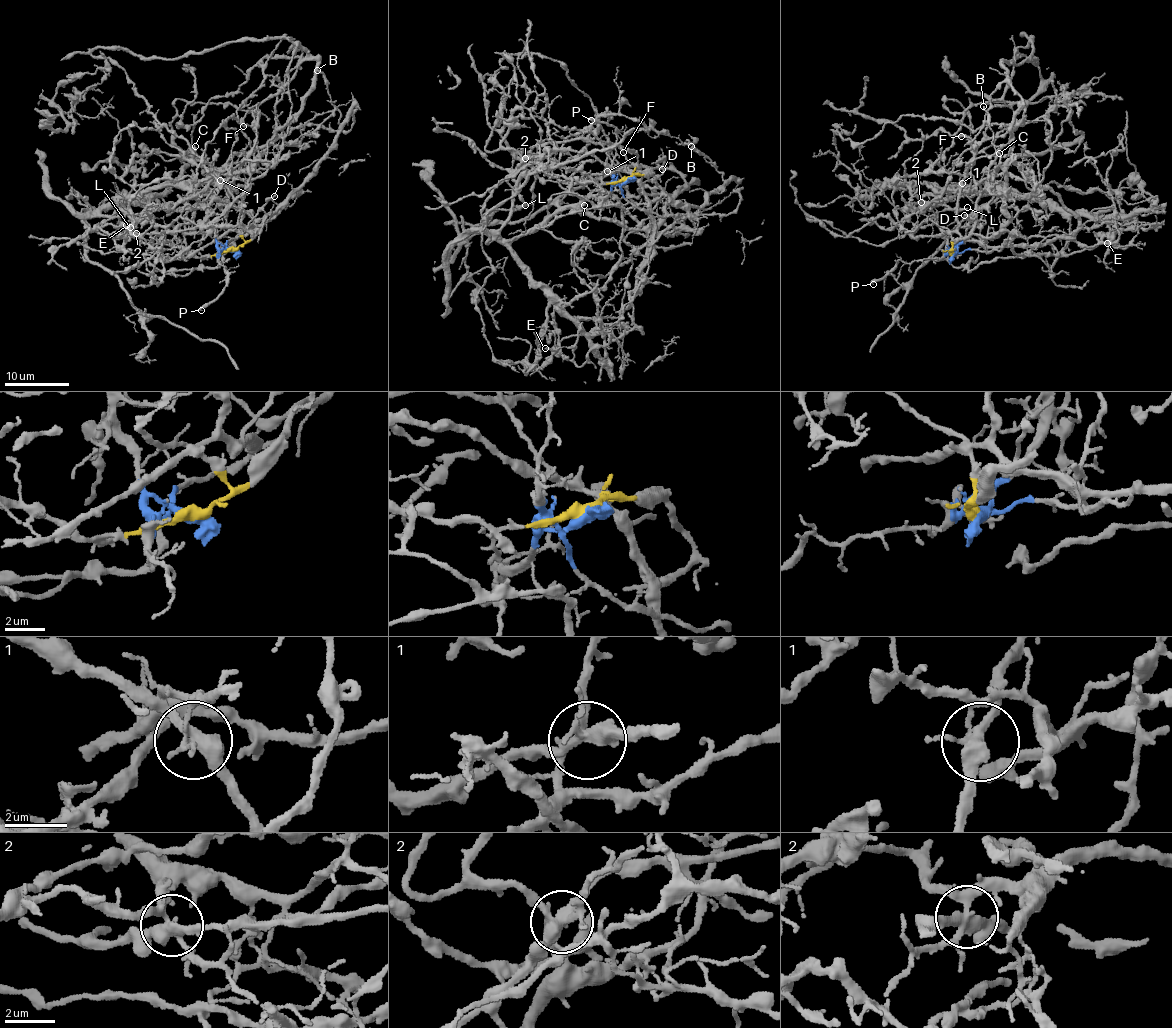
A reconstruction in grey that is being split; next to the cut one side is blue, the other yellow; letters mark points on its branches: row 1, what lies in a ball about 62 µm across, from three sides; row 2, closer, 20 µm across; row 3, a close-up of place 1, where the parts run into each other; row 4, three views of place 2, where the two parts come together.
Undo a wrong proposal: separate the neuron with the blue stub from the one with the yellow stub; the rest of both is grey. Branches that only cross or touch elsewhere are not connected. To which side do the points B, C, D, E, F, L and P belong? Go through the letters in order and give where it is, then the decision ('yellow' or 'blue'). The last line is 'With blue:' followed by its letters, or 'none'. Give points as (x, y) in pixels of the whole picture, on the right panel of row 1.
B: place (983, 106); yellow
C: place (999, 153); yellow
D: place (964, 215); yellow
E: place (1107, 243); yellow
F: place (961, 136); yellow
L: place (967, 207); yellow
P: place (873, 284); blue
With blue: P

